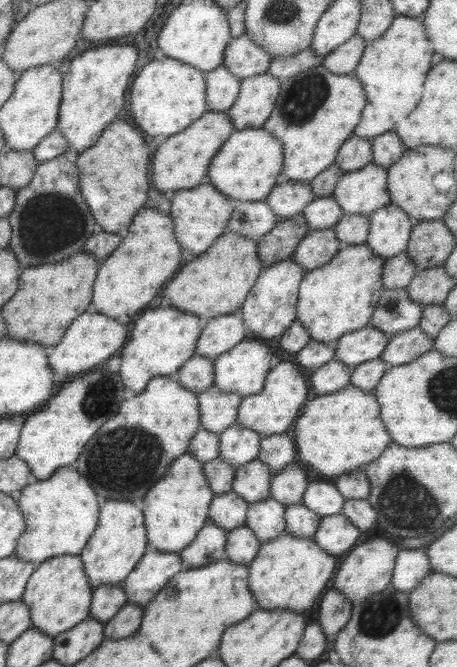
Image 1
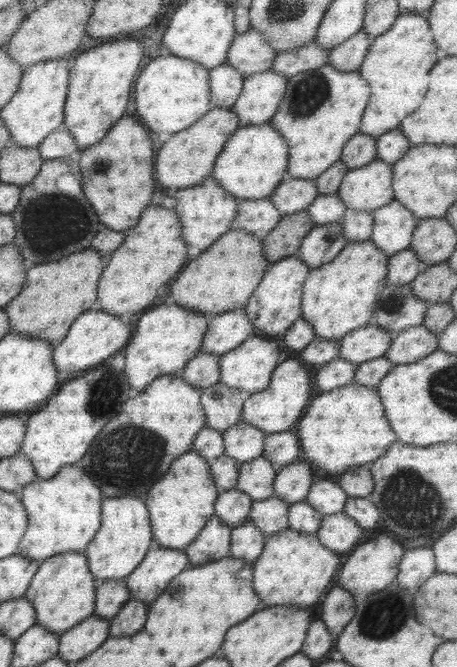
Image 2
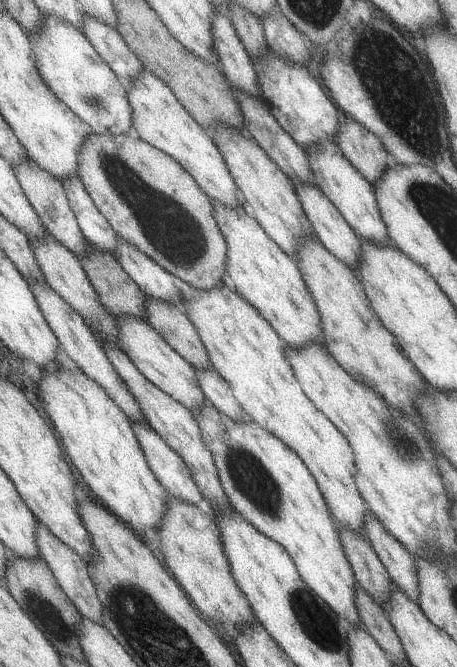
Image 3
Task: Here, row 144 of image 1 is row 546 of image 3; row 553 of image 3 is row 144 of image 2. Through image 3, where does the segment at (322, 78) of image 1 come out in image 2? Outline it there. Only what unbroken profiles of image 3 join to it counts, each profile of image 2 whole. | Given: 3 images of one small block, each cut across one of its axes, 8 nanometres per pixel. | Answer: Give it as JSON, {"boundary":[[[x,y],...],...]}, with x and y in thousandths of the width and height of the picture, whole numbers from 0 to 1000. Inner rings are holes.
{"boundary":[[[711,96],[635,114],[606,166],[586,180],[589,189],[606,195],[628,216],[624,267],[687,271],[737,241],[755,213],[783,198],[805,153],[807,129],[779,106],[733,105]]]}

